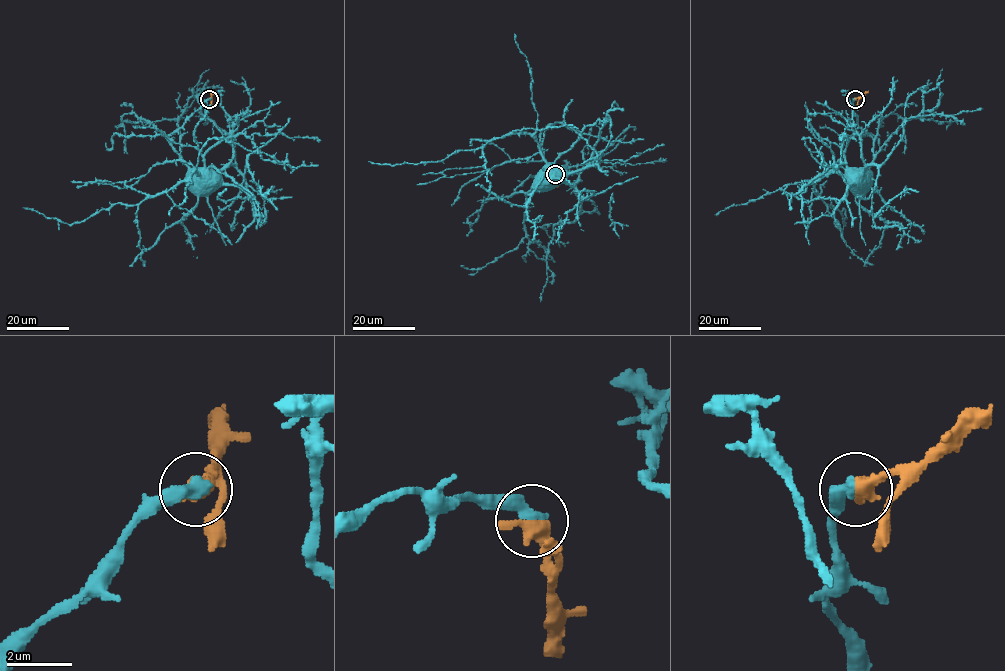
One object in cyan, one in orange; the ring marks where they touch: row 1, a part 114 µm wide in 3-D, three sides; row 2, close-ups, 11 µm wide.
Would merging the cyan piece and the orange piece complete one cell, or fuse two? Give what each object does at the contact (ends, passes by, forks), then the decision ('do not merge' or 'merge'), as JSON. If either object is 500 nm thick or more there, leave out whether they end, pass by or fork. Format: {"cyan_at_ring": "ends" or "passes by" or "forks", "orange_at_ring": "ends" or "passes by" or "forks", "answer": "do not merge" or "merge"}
{"answer": "merge"}

